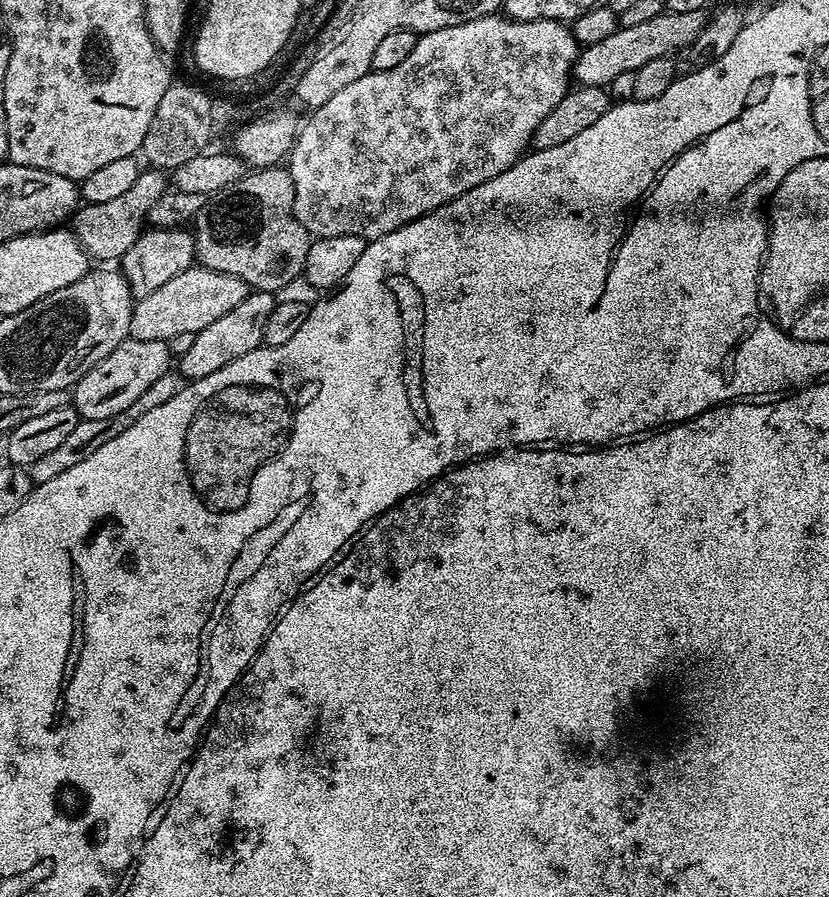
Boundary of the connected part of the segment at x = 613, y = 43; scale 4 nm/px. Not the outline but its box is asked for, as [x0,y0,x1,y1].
[574,10,705,88]

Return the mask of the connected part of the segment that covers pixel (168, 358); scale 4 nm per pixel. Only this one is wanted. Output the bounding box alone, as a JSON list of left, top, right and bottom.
[70,339,174,420]

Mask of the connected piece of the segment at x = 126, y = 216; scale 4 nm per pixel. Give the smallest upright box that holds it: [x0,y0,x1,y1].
[70,171,166,261]

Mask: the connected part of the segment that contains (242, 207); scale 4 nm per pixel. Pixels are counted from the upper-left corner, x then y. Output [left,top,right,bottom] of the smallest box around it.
[190,166,310,294]

